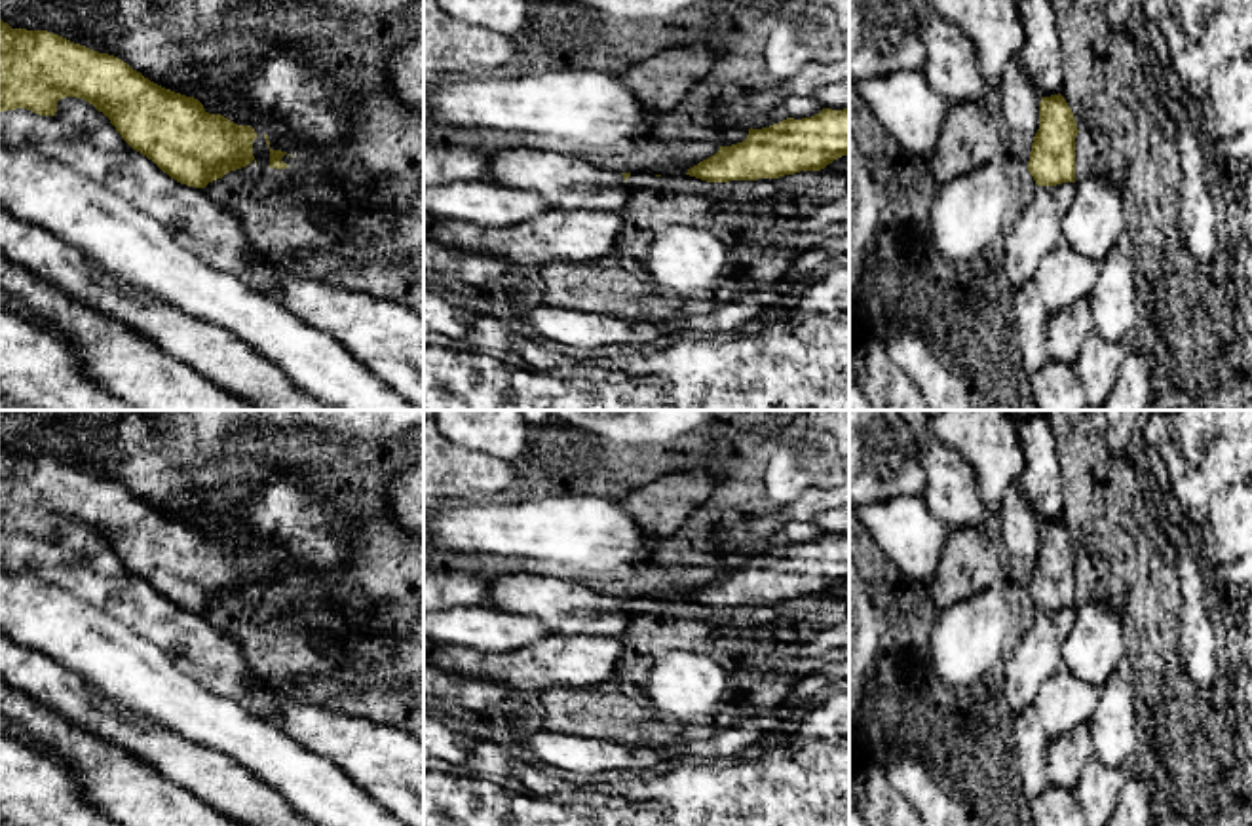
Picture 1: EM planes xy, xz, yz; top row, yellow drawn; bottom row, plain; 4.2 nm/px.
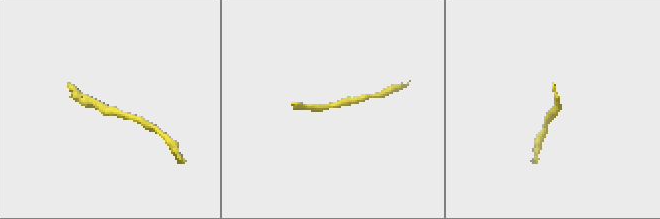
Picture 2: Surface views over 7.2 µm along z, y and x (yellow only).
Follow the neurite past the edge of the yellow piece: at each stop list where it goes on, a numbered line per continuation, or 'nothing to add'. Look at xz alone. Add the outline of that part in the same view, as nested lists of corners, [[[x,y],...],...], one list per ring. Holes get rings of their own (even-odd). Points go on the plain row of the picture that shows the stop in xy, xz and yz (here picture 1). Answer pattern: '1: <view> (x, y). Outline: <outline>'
nothing to add

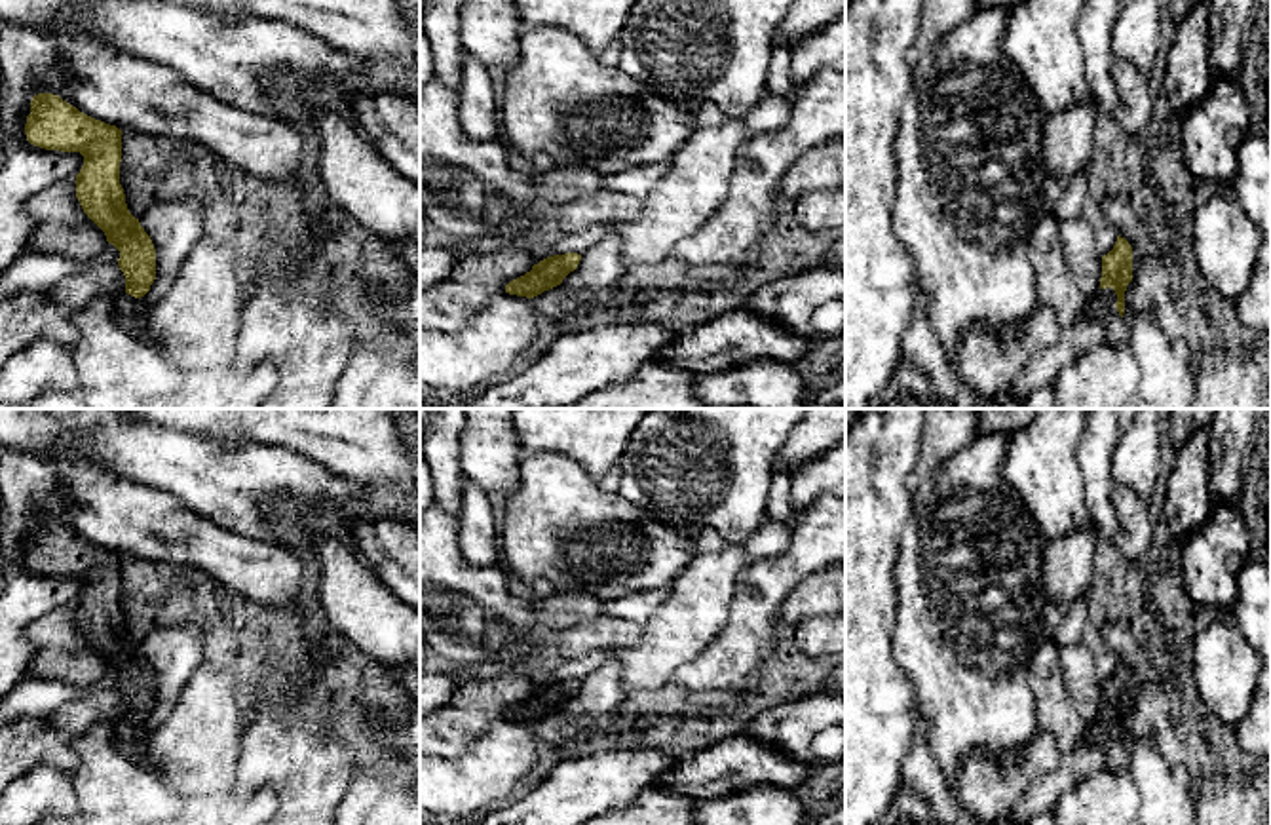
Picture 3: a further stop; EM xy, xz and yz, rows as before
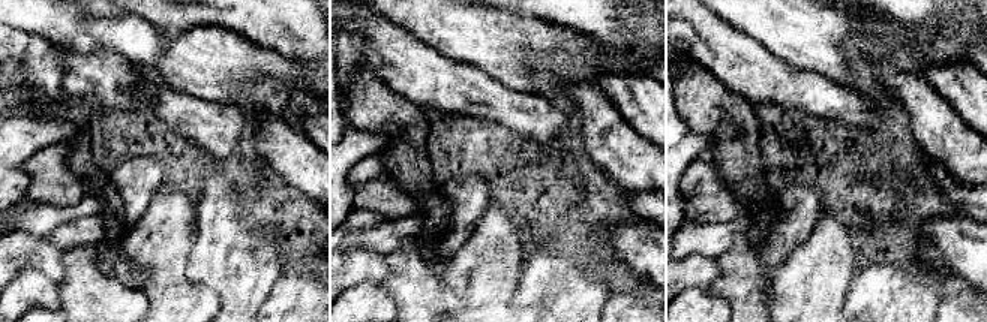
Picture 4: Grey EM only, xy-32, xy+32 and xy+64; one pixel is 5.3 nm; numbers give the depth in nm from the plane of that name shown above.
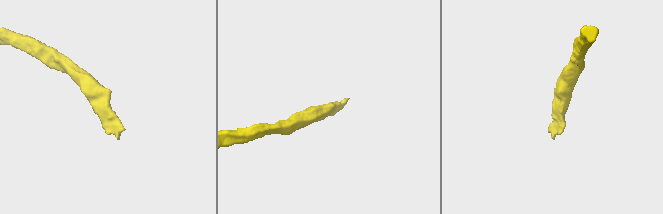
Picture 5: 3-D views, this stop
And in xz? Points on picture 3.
nothing to add

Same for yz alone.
1: yz (1100, 732). Outline: [[[1111,713],[1100,715],[1098,720],[1087,722],[1083,741],[1098,745],[1106,755],[1106,768],[1110,772],[1127,772],[1129,770],[1129,755],[1125,745],[1119,741],[1117,720]]]

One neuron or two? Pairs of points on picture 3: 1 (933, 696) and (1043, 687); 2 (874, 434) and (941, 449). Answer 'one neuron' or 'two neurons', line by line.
1: two neurons
2: two neurons

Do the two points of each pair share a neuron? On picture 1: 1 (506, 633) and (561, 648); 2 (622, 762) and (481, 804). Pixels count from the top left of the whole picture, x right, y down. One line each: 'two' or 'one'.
1: two
2: two

